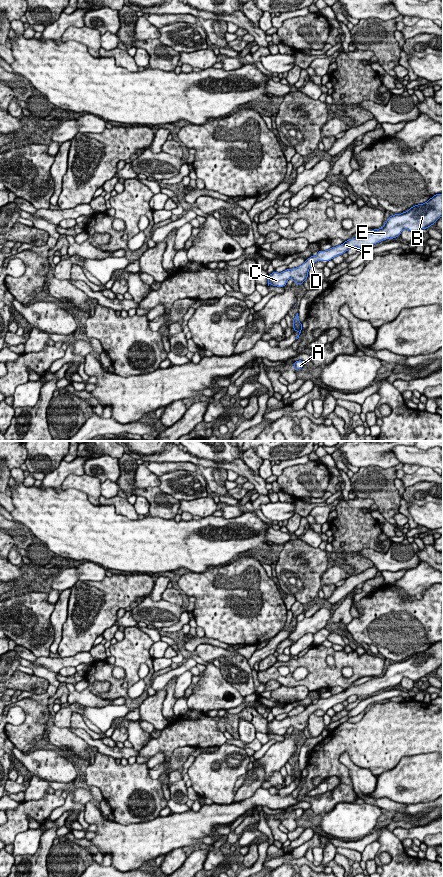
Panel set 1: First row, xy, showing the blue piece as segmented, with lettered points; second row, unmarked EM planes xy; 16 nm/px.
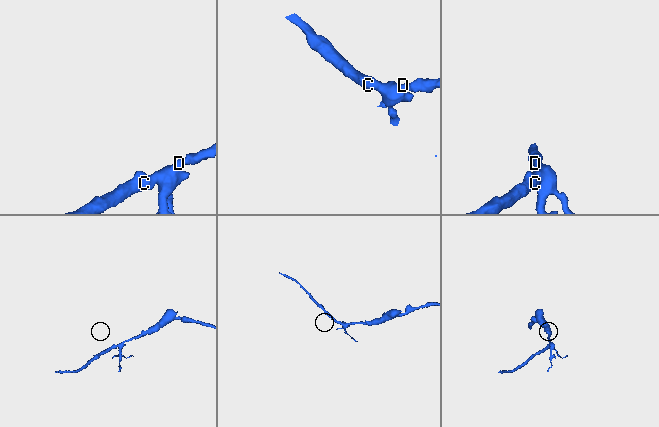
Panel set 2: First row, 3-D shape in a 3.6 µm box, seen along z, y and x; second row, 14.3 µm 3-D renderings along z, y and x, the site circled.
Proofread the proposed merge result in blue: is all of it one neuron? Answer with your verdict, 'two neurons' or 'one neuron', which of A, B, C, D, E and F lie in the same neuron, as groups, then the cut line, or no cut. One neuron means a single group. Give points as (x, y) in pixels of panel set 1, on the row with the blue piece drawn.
one neuron; A B C D E F; no cut

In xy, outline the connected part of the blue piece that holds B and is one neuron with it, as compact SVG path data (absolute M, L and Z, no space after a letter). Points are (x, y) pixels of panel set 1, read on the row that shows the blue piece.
M436 194L423 204L411 207L407 212L390 216L384 226L373 229L371 232L358 238L352 238L343 244L332 247L329 250L318 251L316 256L309 257L302 265L293 269L286 269L278 273L274 271L268 275L268 286L284 287L289 279L295 284L303 284L308 278L309 268L317 261L329 261L334 257L342 255L351 247L358 249L371 247L386 239L393 239L401 235L404 229L418 233L422 229L431 227L440 217L443 216L443 194Z

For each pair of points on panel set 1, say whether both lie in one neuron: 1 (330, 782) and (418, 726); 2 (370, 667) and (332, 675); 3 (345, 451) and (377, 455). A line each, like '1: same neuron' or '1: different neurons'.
1: different neurons
2: same neuron
3: same neuron

